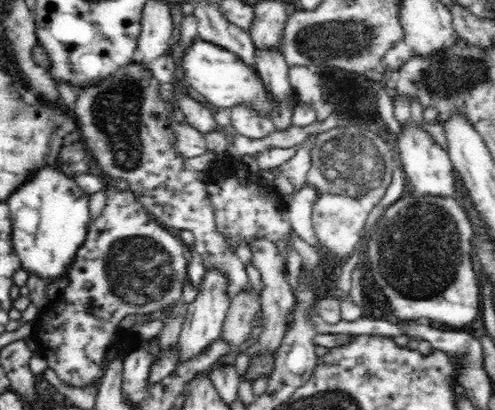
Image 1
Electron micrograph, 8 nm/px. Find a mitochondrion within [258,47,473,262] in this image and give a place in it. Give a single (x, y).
(350, 163)

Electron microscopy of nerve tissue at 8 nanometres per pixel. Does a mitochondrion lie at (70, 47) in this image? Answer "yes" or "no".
no

